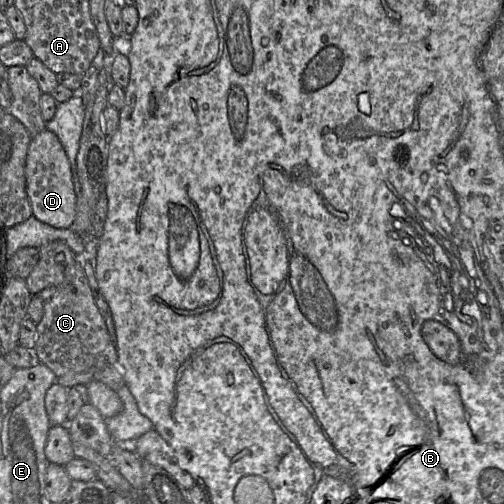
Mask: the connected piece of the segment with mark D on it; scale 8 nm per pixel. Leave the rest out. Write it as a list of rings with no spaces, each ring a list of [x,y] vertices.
[[[44,129],[31,139],[25,163],[26,192],[33,216],[55,228],[71,228],[76,218],[76,193],[69,159],[56,134]]]

